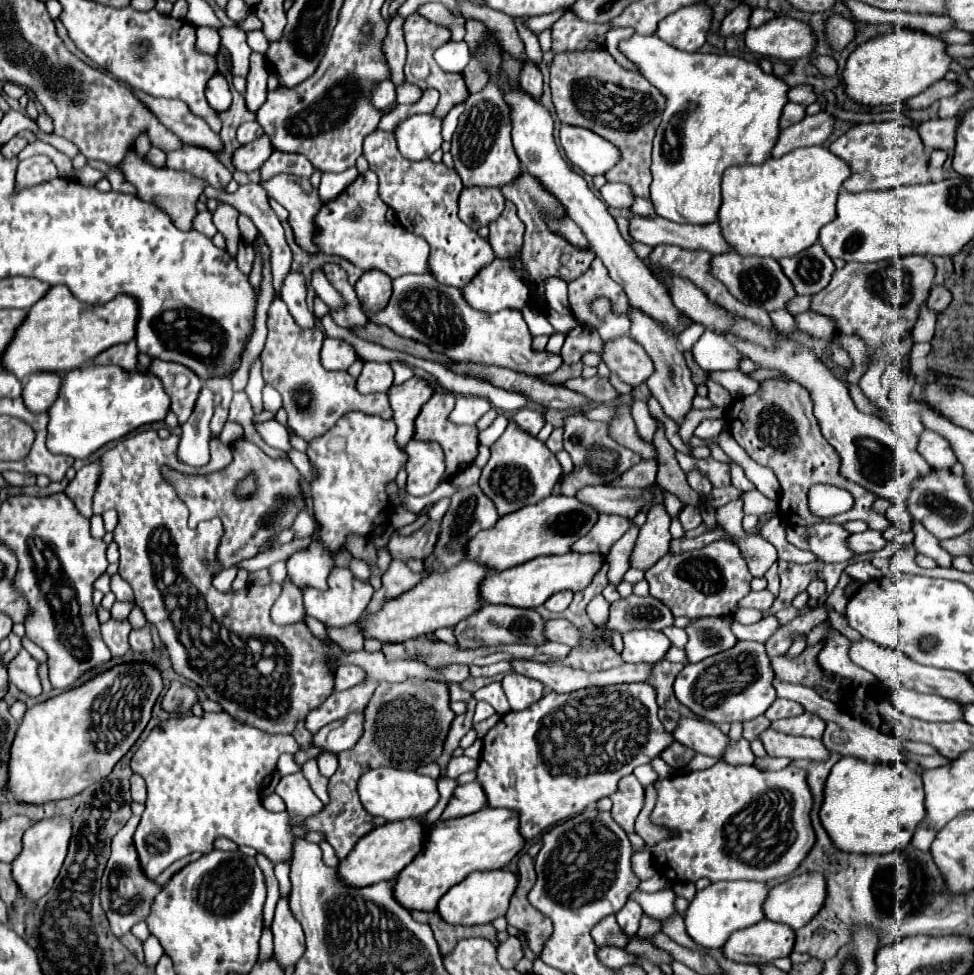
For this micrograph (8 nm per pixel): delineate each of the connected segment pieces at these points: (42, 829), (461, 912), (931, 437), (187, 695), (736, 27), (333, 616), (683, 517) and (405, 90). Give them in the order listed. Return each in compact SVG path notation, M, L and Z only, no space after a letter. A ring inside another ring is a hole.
M52 816L38 820L32 828L24 832L22 850L18 858L12 862L12 878L18 884L20 894L24 898L28 898L30 902L38 902L42 896L48 894L66 858L70 836L72 836L72 822L66 816Z
M490 870L490 872L472 872L452 890L448 890L438 902L438 914L448 924L460 926L474 926L474 924L488 924L498 916L504 916L508 910L508 902L512 892L516 890L516 874L504 870Z
M924 430L920 434L918 452L936 470L940 470L940 468L952 468L958 462L956 454L950 448L950 442L946 438L942 438L940 434L930 432L930 430Z
M172 682L164 700L162 700L162 706L170 714L182 714L182 712L190 710L196 700L198 700L198 694L194 688L186 686L182 682Z
M738 4L724 20L722 20L722 28L720 34L724 38L732 36L732 34L742 34L744 30L748 30L748 18L752 14L752 8L748 4Z
M334 566L330 570L326 590L316 590L314 586L304 586L302 588L306 614L318 618L320 622L324 622L328 626L348 626L348 624L358 622L362 612L366 610L372 594L374 594L374 588L368 582L356 578L348 568L340 568L340 566Z
M686 505L678 515L685 531L693 530L702 523L702 518L698 508L692 505Z
M406 82L406 84L398 86L398 92L396 94L398 94L398 98L396 98L398 104L414 104L422 96L422 90L418 86Z

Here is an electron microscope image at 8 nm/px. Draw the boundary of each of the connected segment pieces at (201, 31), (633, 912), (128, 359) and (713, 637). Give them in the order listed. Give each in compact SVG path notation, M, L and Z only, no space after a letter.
M198 28L198 48L208 54L216 54L220 46L220 34L214 28Z
M628 900L628 902L624 904L624 908L616 914L618 926L622 928L622 932L624 932L626 936L632 938L632 936L638 932L640 914L642 914L642 908L640 908L636 902L632 902L632 900Z
M130 340L126 344L116 344L116 346L110 346L108 350L100 352L94 358L94 364L98 364L98 366L116 364L116 366L120 366L124 370L134 370L136 368L136 354L138 354L136 342Z
M700 618L692 626L688 626L686 632L688 644L684 650L688 662L692 664L736 644L734 634L730 632L730 618Z

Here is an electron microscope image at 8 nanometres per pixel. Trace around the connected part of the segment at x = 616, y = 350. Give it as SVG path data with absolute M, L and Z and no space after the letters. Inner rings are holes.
M630 336L606 342L602 360L612 372L620 376L622 382L630 384L632 388L646 382L646 378L654 374L654 362L646 354L646 350L640 348L638 342L634 342Z

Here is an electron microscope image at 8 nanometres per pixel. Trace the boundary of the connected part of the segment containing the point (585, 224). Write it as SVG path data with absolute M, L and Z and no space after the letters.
M504 86L502 90L504 90L504 100L512 108L512 126L514 126L512 128L512 142L514 142L516 154L522 162L522 168L526 172L530 172L532 176L536 176L544 184L544 188L550 190L564 204L566 214L584 230L584 236L588 238L592 250L596 252L596 256L608 268L610 278L624 288L624 292L628 294L630 304L644 310L652 318L656 318L670 332L678 334L682 330L682 322L678 318L676 306L672 306L672 300L668 298L666 286L662 286L662 282L658 282L654 278L652 270L648 270L644 260L640 260L636 256L636 252L632 250L632 246L622 238L622 234L618 230L618 224L610 216L606 204L592 194L586 180L580 174L576 174L566 164L566 160L560 156L560 152L554 144L554 138L552 138L554 124L552 124L550 112L540 102L530 98L526 92L524 94L522 92L510 92L508 86Z

